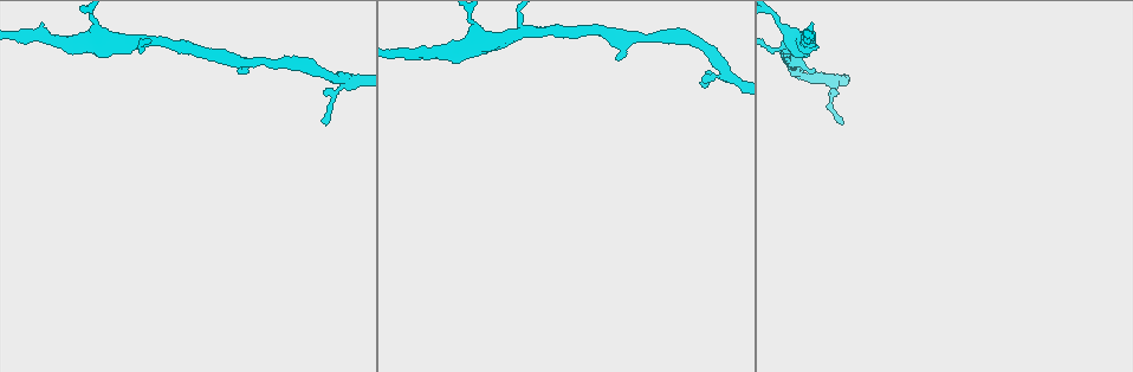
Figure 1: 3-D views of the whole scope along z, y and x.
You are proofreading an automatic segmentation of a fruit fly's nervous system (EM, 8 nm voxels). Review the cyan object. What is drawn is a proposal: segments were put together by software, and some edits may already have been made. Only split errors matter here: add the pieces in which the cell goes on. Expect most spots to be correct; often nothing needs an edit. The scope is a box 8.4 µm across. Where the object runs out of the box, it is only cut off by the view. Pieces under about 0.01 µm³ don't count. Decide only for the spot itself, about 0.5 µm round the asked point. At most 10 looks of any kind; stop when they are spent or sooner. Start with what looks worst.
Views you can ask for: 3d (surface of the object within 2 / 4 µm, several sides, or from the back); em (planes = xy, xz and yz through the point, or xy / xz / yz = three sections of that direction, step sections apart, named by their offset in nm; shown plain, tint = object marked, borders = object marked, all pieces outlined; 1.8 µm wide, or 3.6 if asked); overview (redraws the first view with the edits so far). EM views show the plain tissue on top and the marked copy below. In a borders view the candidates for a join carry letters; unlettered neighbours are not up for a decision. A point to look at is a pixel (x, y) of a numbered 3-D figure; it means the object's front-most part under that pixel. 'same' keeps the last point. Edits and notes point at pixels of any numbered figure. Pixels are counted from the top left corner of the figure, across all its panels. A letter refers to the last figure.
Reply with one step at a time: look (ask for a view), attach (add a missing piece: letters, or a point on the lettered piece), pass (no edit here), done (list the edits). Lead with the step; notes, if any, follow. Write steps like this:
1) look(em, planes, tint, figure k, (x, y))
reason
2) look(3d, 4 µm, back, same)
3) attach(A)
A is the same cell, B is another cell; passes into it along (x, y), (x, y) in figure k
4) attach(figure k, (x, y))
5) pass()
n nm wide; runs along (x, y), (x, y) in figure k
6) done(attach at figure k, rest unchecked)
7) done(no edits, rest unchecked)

look(em, planes, borders, figure 1, (814, 71))
branch stops here

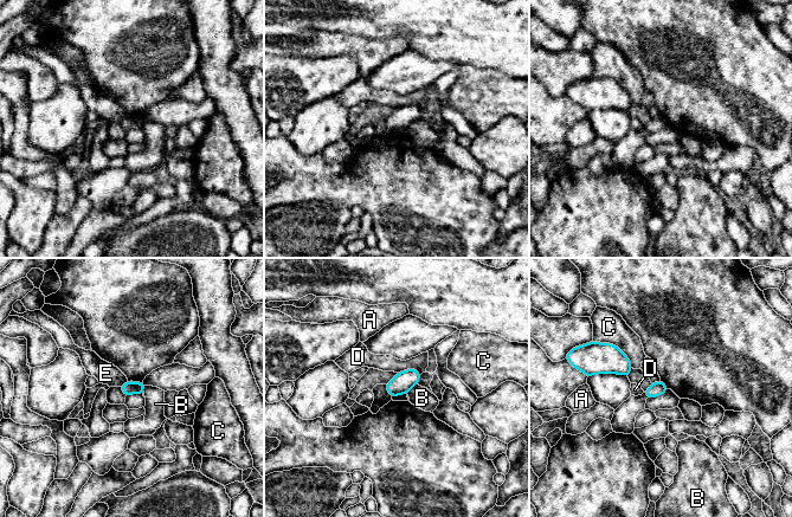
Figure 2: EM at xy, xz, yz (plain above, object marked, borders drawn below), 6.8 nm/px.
pass()
A, B, C, D and E are other cells; border along (422, 374), (417, 383) in figure 2; no lettered piece goes on from it

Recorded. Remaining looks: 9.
look(em, planes, borders, figure 1, (327, 125))
branch stops here

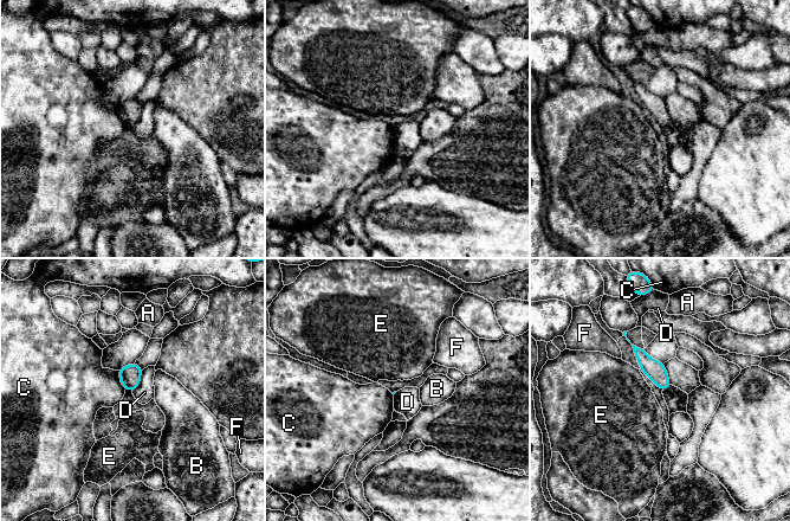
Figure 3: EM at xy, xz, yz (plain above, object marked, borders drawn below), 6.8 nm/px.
pass()
A, B, C, D, E and F are other cells; no lettered piece goes on from it

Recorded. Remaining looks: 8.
look(3d, 2 µm, back, figure 1, (403, 51))
thick turns thin

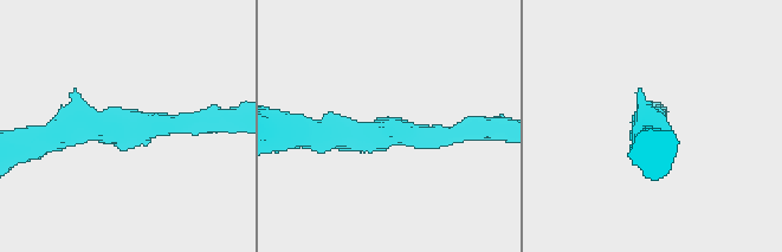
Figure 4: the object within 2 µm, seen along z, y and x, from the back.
look(em, planes, tint, figure 4, (396, 131))

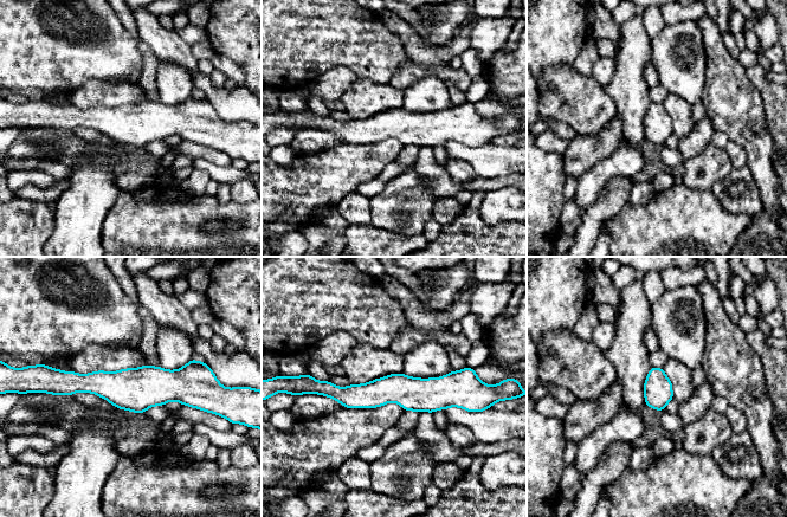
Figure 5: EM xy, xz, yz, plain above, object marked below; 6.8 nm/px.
look(em, planes, borders, same)
see the neighbours

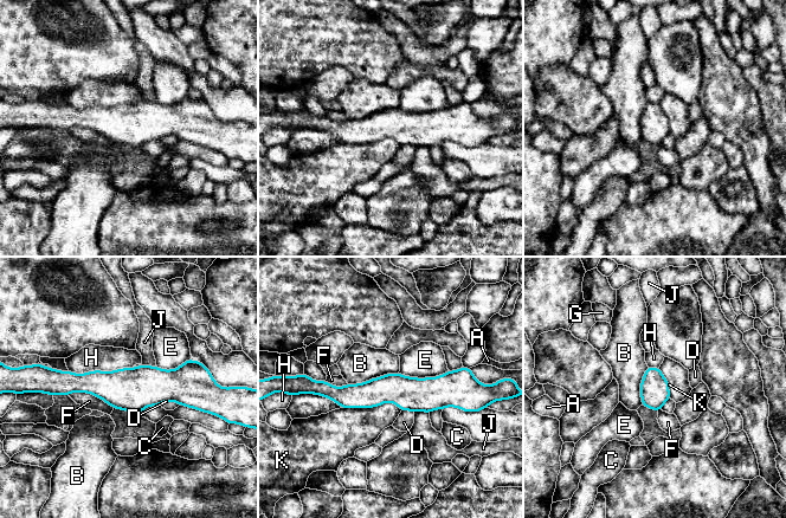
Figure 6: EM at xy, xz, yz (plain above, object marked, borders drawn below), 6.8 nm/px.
pass()
A, B, C, D, E, F, G, H, J and K are other cells; runs along (55, 383), (181, 386), (197, 395) in figure 6; none of them fits

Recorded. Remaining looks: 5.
look(3d, 4 µm, figure 1, (523, 33))
branch point

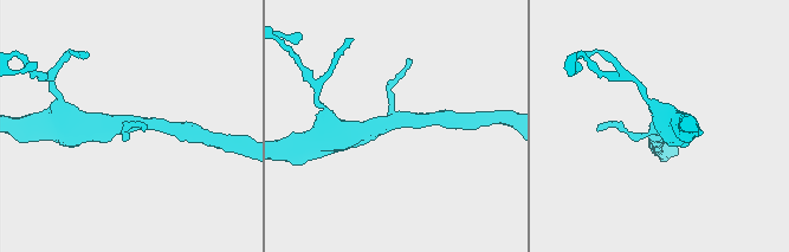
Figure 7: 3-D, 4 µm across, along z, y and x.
look(em, planes, tint, figure 7, (396, 118))
3 arms

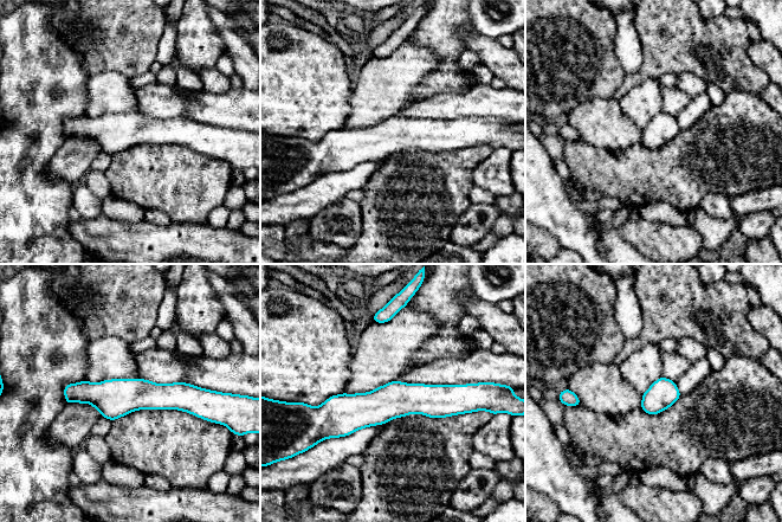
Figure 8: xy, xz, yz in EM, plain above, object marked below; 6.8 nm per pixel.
look(em, planes, borders, same)

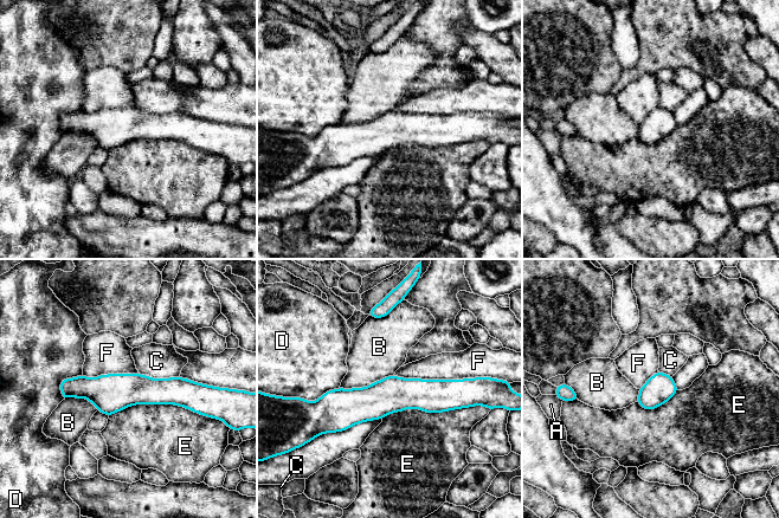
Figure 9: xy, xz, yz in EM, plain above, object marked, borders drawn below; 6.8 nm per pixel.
pass()
200 nm wide; E touches over 650 nm; A, B, C, D, E and F are other cells; no lettered piece goes on from it

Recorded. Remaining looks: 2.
done(no edits, rest unchecked)

